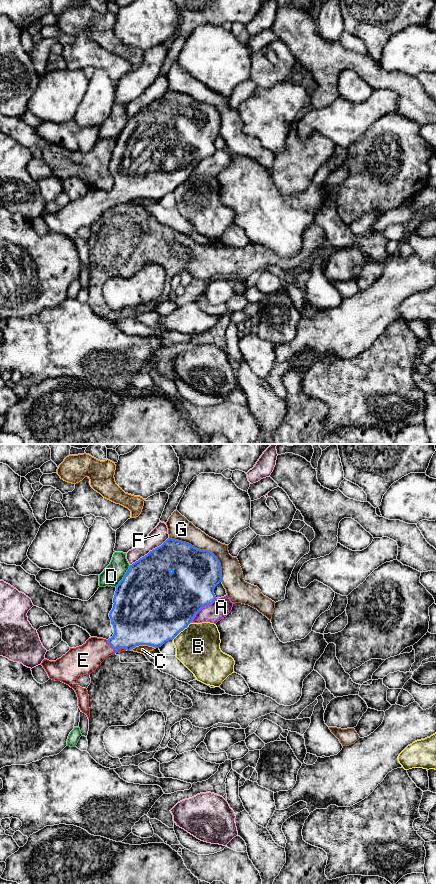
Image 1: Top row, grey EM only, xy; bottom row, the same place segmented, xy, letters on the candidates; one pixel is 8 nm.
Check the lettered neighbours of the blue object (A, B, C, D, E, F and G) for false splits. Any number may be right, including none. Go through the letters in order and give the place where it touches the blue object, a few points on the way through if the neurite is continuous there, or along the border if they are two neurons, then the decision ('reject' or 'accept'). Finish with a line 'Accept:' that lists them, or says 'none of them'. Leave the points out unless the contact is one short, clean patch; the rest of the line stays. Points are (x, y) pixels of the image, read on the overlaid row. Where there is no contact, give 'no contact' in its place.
A: meets blue in xy at (202, 607); reject
B: meets blue in xy at (181, 630); reject
C: meets blue in xy at (142, 644); reject
D: meets blue in xy at (124, 576); reject
E: meets blue in xy at (111, 646); runs through xy (134, 625), (111, 646), (97, 649), (85, 659); accept
F: meets blue in xy at (150, 551); reject
G: meets blue in xy at (205, 550); reject
Accept: E

